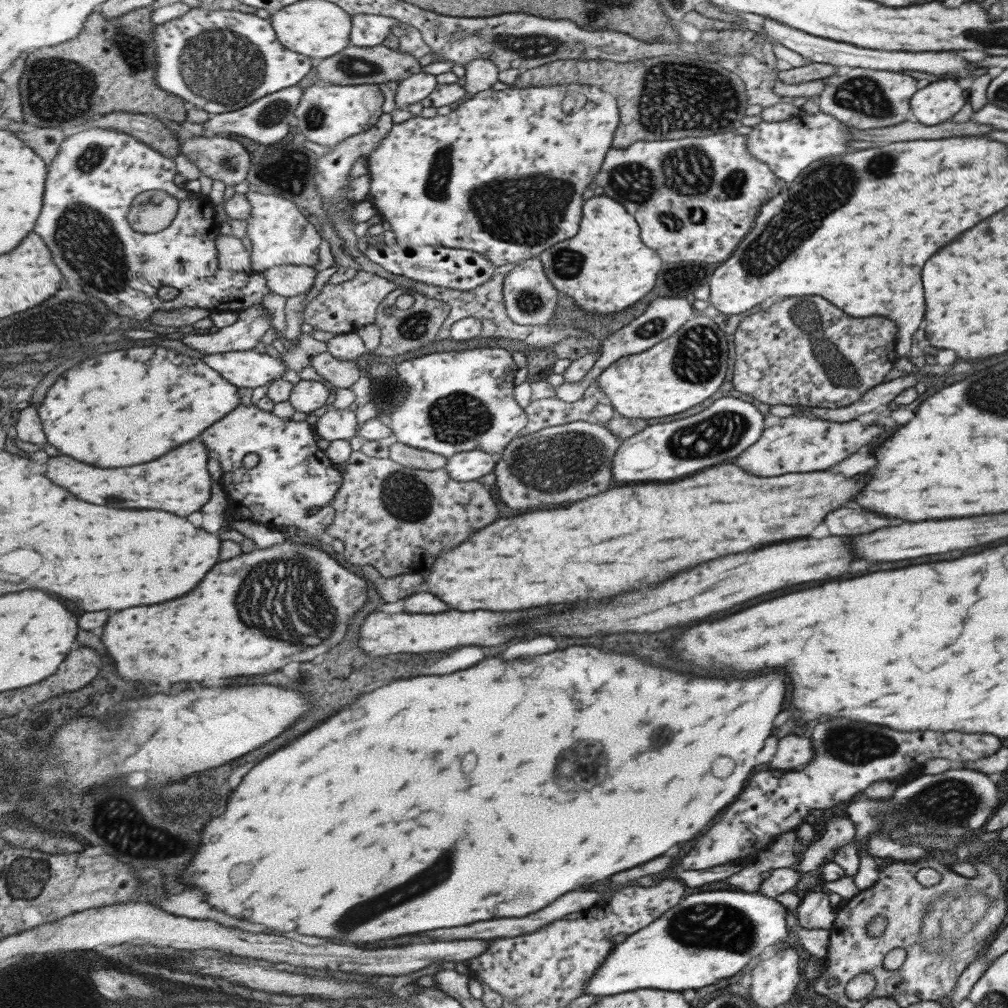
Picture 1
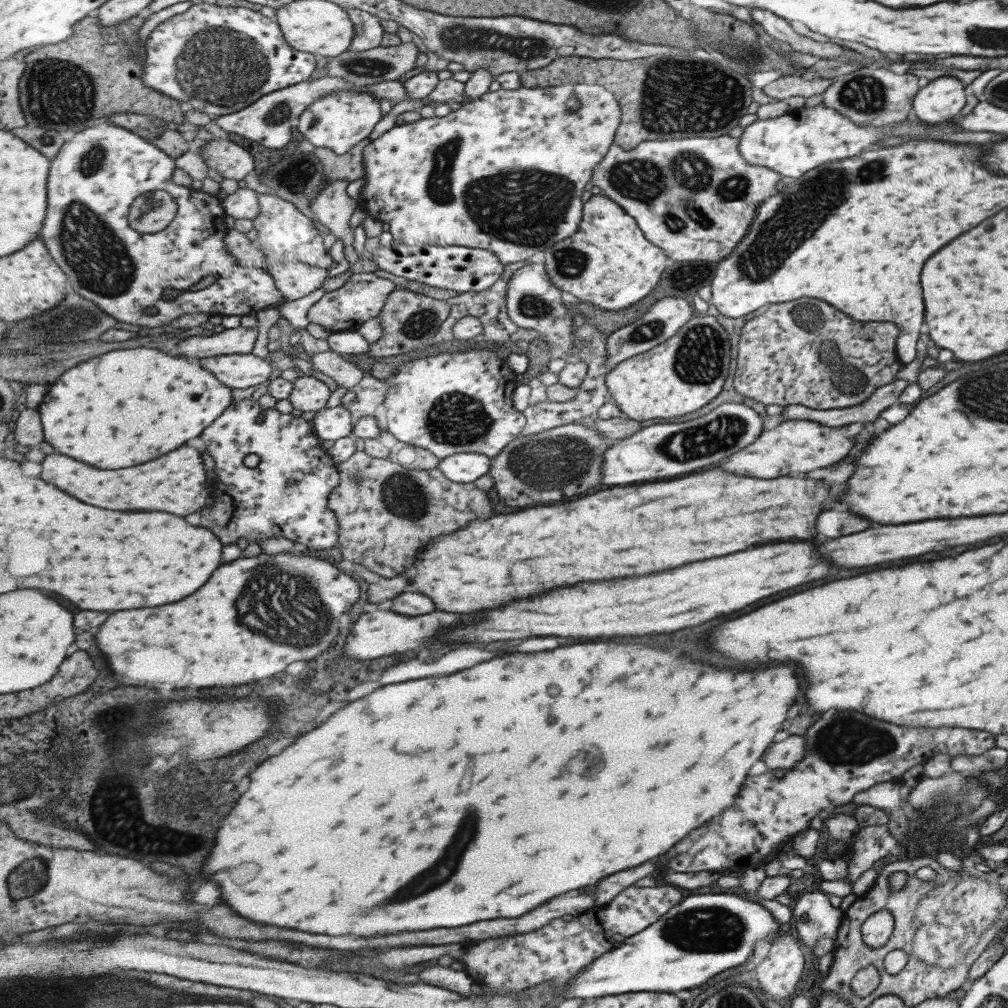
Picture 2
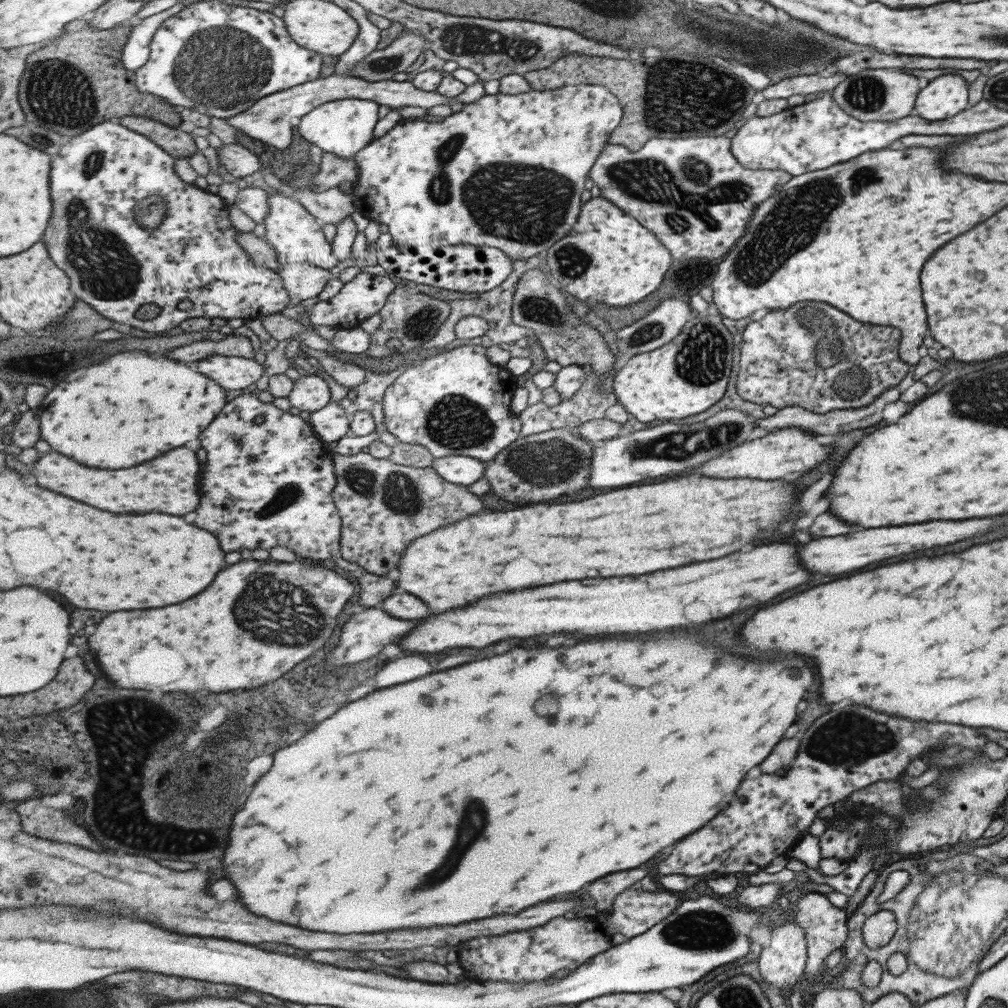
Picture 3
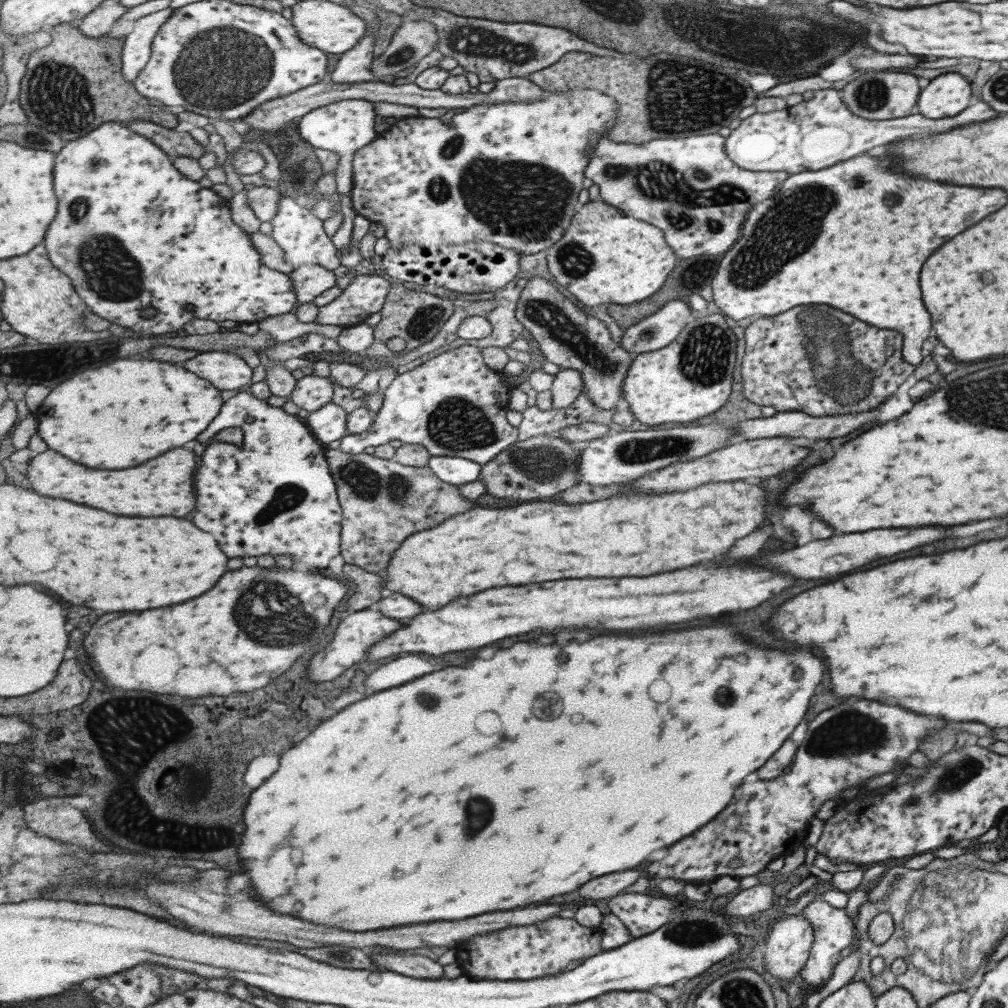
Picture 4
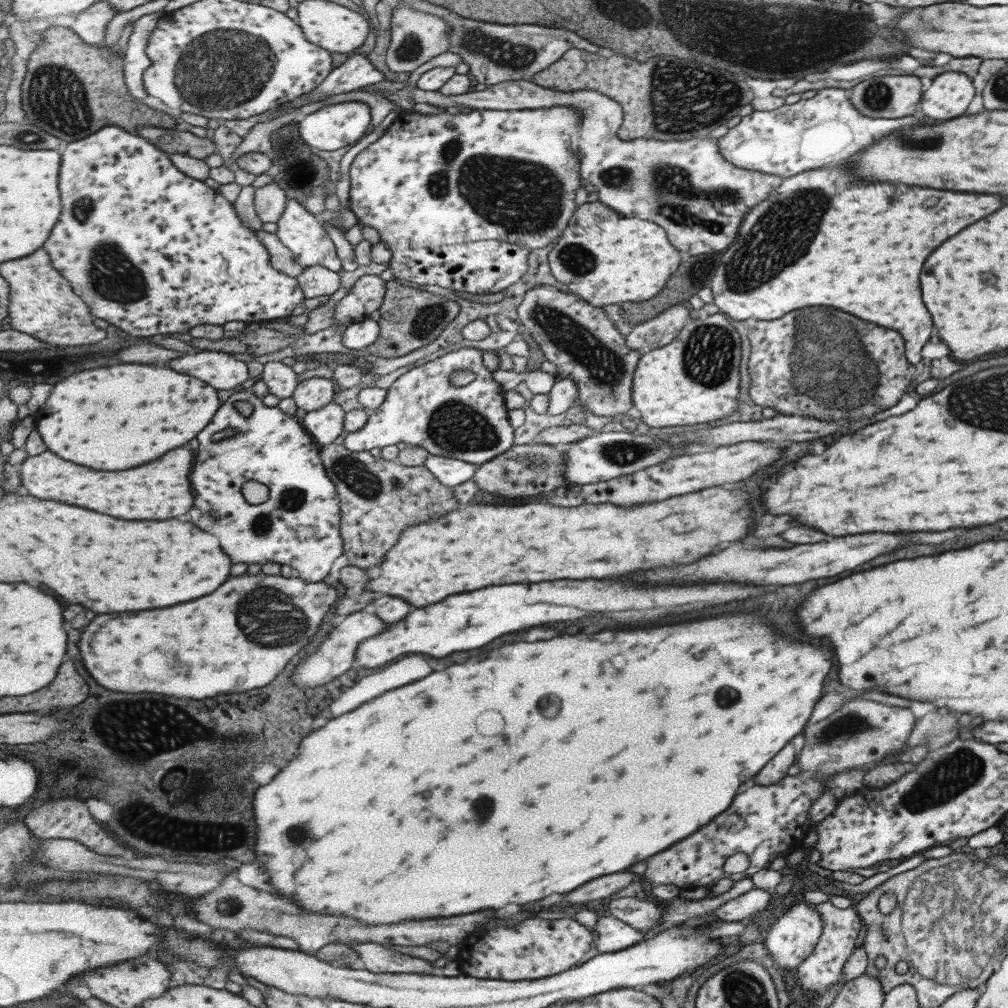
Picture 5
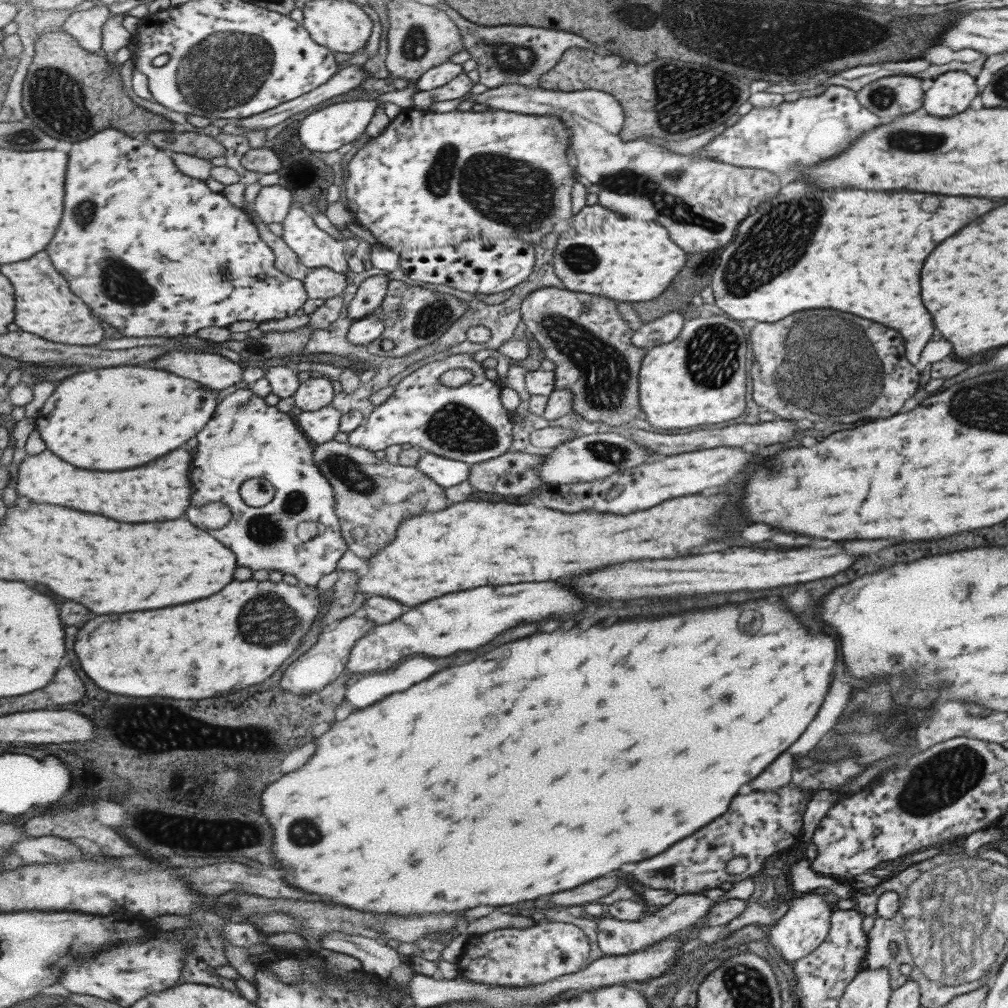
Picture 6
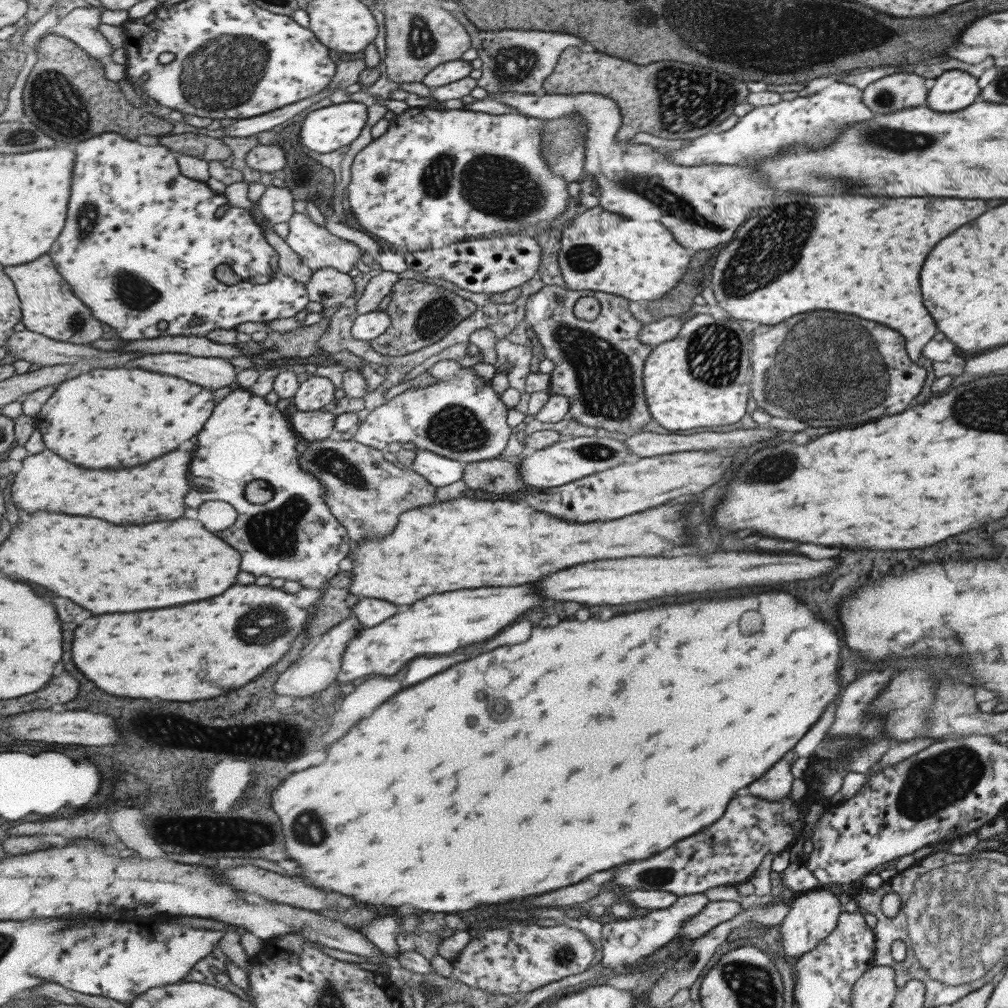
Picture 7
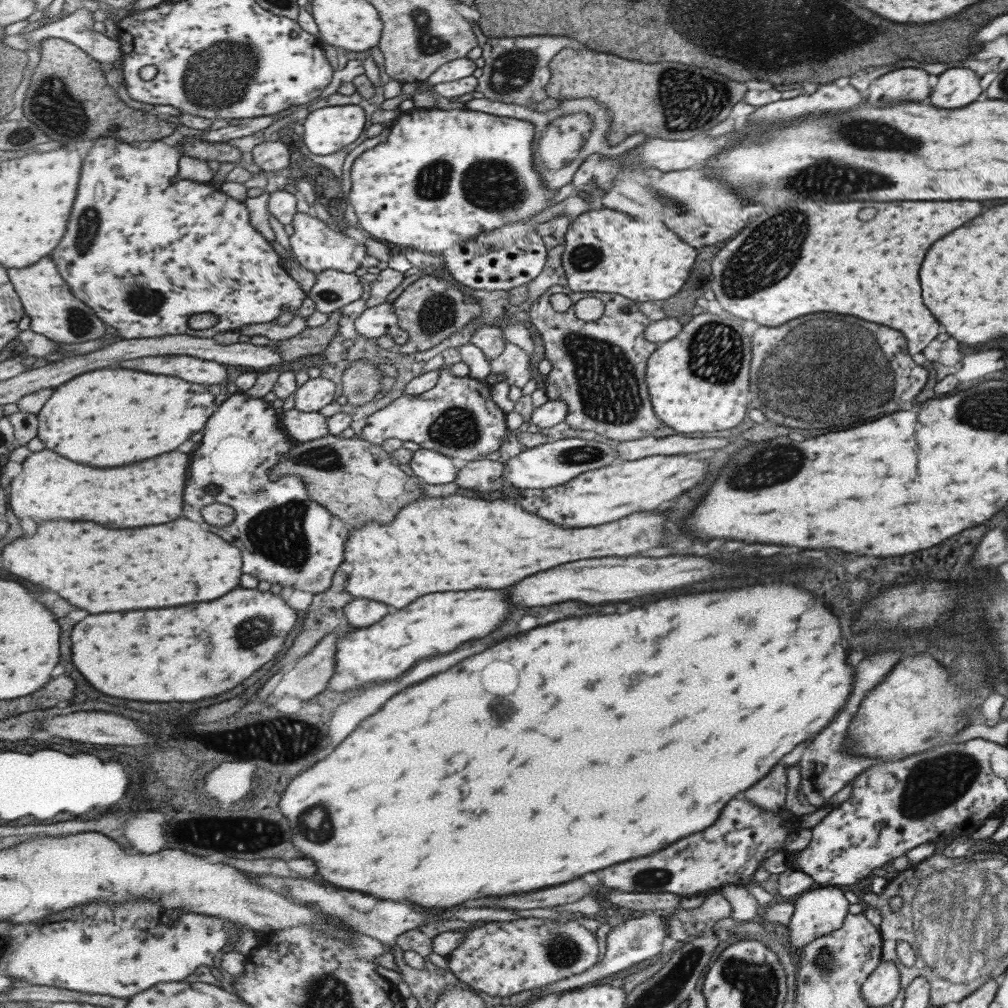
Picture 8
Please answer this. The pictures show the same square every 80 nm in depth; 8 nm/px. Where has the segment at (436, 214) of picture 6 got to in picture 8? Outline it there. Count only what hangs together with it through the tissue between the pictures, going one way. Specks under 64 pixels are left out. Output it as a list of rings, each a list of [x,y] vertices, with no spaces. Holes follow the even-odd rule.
[[[414,107],[410,111],[401,113],[396,123],[391,127],[385,142],[380,142],[373,148],[363,151],[351,166],[351,189],[347,196],[355,210],[360,226],[371,233],[374,239],[385,242],[395,251],[421,251],[428,253],[442,253],[453,248],[456,244],[474,239],[485,232],[491,232],[514,222],[532,221],[533,216],[541,214],[545,208],[552,205],[557,191],[544,183],[542,174],[534,163],[534,140],[536,137],[535,124],[525,120],[505,116],[495,116],[486,112],[465,109],[423,109]]]

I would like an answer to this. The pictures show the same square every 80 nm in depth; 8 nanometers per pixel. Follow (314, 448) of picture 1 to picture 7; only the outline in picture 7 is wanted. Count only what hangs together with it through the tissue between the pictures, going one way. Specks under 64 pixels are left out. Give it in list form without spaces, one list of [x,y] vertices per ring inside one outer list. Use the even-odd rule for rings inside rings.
[[[241,387],[229,393],[215,408],[207,428],[199,434],[199,448],[195,454],[197,460],[191,468],[191,480],[197,490],[205,494],[187,496],[187,518],[197,518],[197,508],[209,500],[232,504],[239,514],[236,523],[225,532],[217,532],[217,536],[223,536],[223,540],[227,540],[233,548],[239,548],[243,554],[243,570],[256,577],[283,577],[296,580],[305,587],[320,587],[340,573],[339,562],[349,554],[351,538],[347,527],[334,515],[326,501],[327,489],[322,480],[315,473],[306,471],[300,463],[305,444],[295,432],[289,416],[275,404],[269,404],[264,397]],[[259,479],[274,484],[275,496],[268,504],[253,504],[245,496],[247,485]]]

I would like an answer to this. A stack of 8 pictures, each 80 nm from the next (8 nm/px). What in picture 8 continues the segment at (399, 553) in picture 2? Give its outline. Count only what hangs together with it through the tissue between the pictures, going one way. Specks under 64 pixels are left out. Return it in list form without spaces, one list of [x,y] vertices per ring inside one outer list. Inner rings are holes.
[[[327,435],[307,442],[299,442],[272,468],[271,476],[277,480],[285,475],[303,478],[313,500],[326,505],[335,516],[349,522],[353,528],[361,528],[369,520],[391,524],[399,510],[421,500],[423,490],[420,477],[409,476],[399,465],[391,462],[390,453],[379,444],[358,437],[343,438]]]

